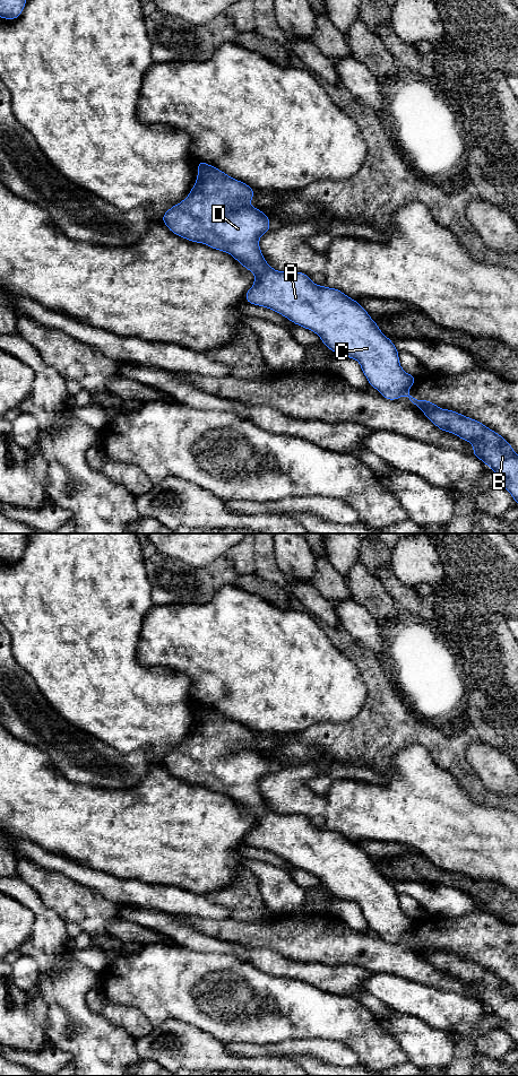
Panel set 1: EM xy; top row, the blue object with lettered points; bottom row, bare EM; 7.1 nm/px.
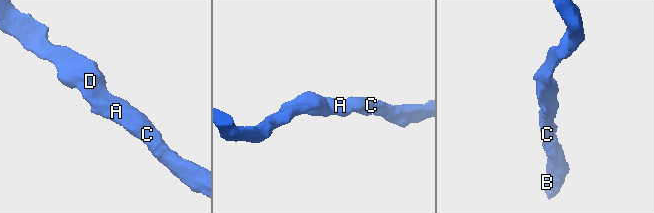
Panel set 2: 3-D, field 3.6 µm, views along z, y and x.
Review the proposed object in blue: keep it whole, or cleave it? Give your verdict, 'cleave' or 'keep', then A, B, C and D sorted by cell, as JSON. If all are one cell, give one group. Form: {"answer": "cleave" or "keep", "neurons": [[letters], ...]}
{"answer": "keep", "neurons": [["A", "B", "C", "D"]]}

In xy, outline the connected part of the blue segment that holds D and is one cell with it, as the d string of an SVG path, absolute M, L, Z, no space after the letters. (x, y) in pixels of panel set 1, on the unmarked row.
M199 703L197 723L190 736L180 746L171 749L163 757L162 764L175 778L226 795L252 814L254 825L245 835L248 845L273 852L294 867L313 874L331 894L356 902L369 927L377 931L381 939L397 943L406 938L409 945L416 947L438 971L468 983L474 989L472 998L480 1000L501 1021L503 1031L518 1047L518 997L509 984L476 962L450 952L441 952L429 943L417 943L407 936L406 934L414 927L415 918L409 918L402 911L398 892L356 842L349 841L339 832L314 826L303 815L278 814L266 805L259 782L271 770L269 760L249 747L253 738L254 734L250 728Z

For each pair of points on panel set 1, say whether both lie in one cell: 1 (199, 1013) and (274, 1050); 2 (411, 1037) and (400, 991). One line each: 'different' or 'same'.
1: different
2: different

